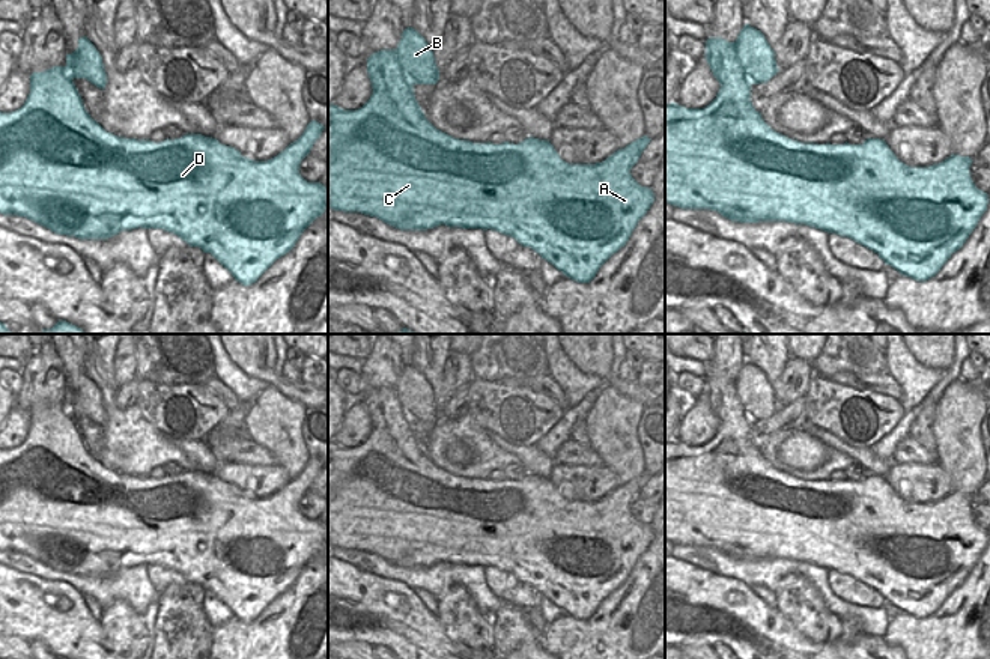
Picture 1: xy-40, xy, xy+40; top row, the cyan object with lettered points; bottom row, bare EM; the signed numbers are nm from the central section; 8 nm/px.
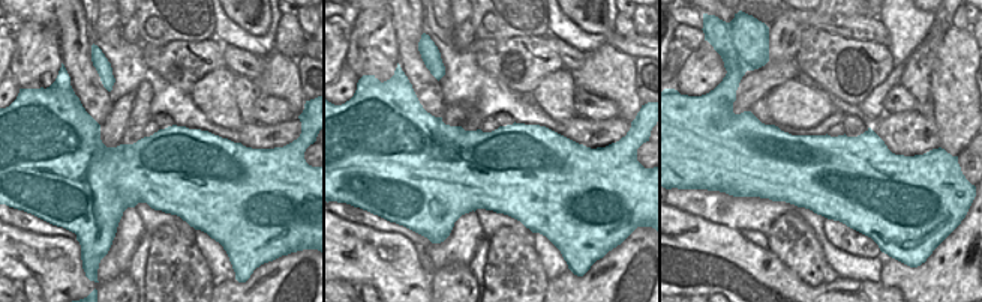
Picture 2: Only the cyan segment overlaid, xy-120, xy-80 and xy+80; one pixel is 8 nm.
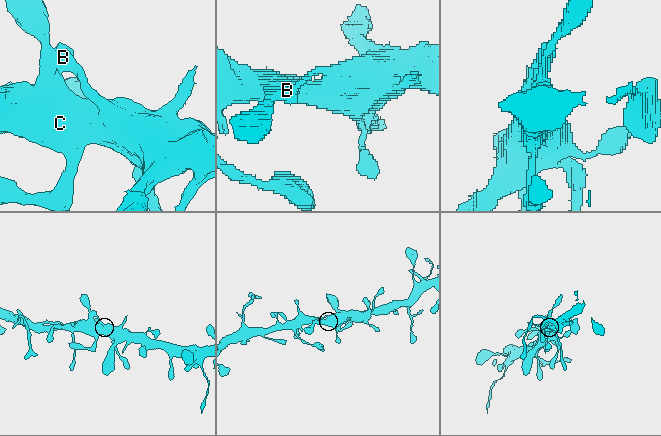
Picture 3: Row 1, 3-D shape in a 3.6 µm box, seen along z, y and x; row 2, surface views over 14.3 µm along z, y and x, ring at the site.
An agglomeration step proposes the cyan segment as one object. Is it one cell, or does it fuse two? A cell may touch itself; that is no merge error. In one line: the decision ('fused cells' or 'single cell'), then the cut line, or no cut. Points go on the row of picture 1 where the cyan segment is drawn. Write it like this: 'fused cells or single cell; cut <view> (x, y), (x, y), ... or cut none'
single cell; cut none

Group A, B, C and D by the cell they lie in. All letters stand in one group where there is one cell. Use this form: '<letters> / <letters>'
A B C D

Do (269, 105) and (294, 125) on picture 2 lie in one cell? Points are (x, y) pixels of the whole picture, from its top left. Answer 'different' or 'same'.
different

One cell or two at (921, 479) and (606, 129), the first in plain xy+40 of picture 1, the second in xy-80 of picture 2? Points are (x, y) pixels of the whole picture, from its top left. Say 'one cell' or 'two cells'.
one cell

